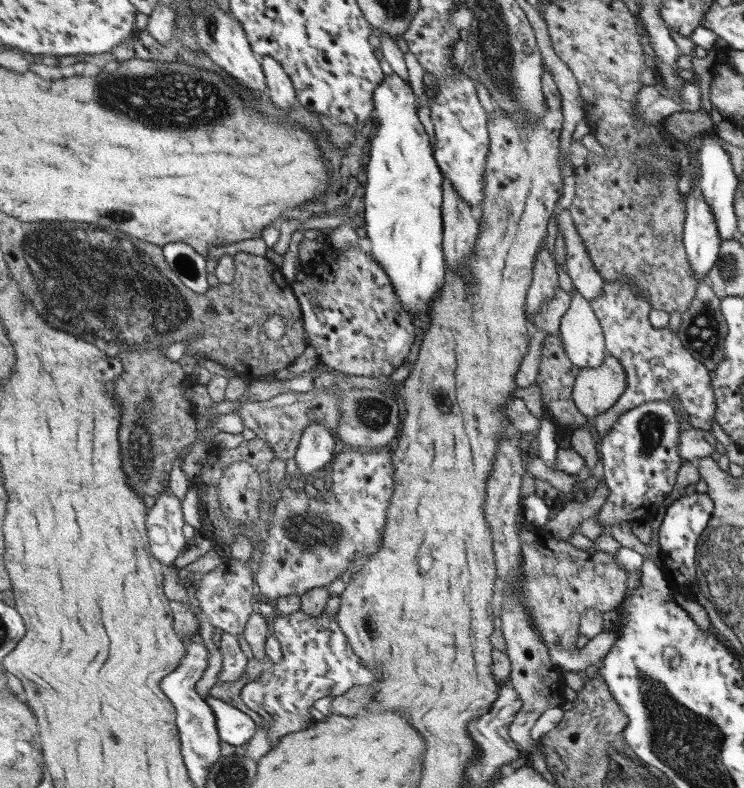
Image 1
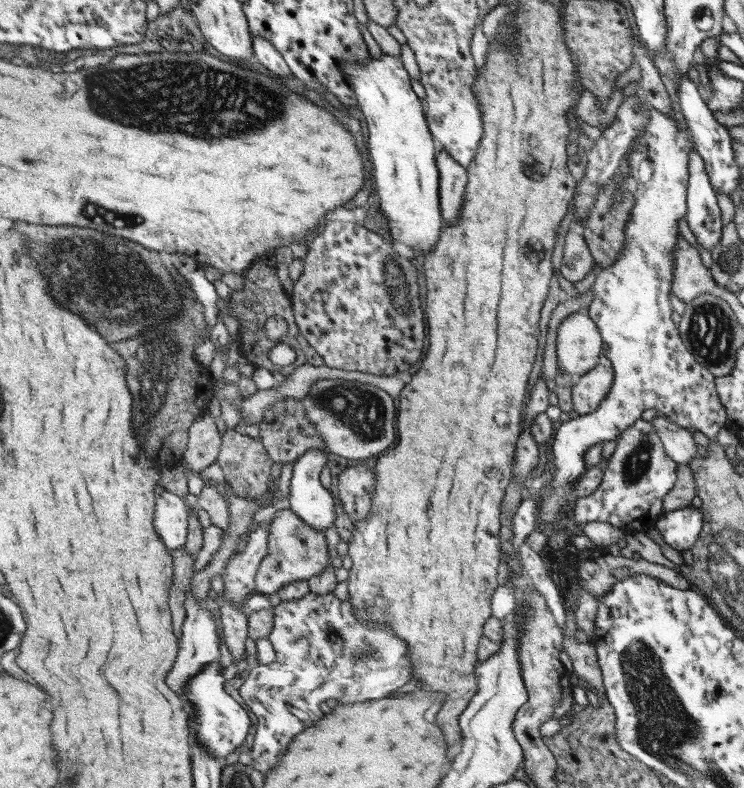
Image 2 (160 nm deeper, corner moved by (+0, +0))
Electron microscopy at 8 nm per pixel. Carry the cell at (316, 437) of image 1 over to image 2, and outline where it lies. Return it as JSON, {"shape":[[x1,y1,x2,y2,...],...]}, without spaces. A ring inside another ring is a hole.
{"shape":[[311,448,303,456,299,457,290,484,295,511,315,530,329,530,329,527,333,526,333,522,337,520,335,500,333,500,329,489,321,484,321,476,319,476,323,466,327,464,326,454,325,449]]}

